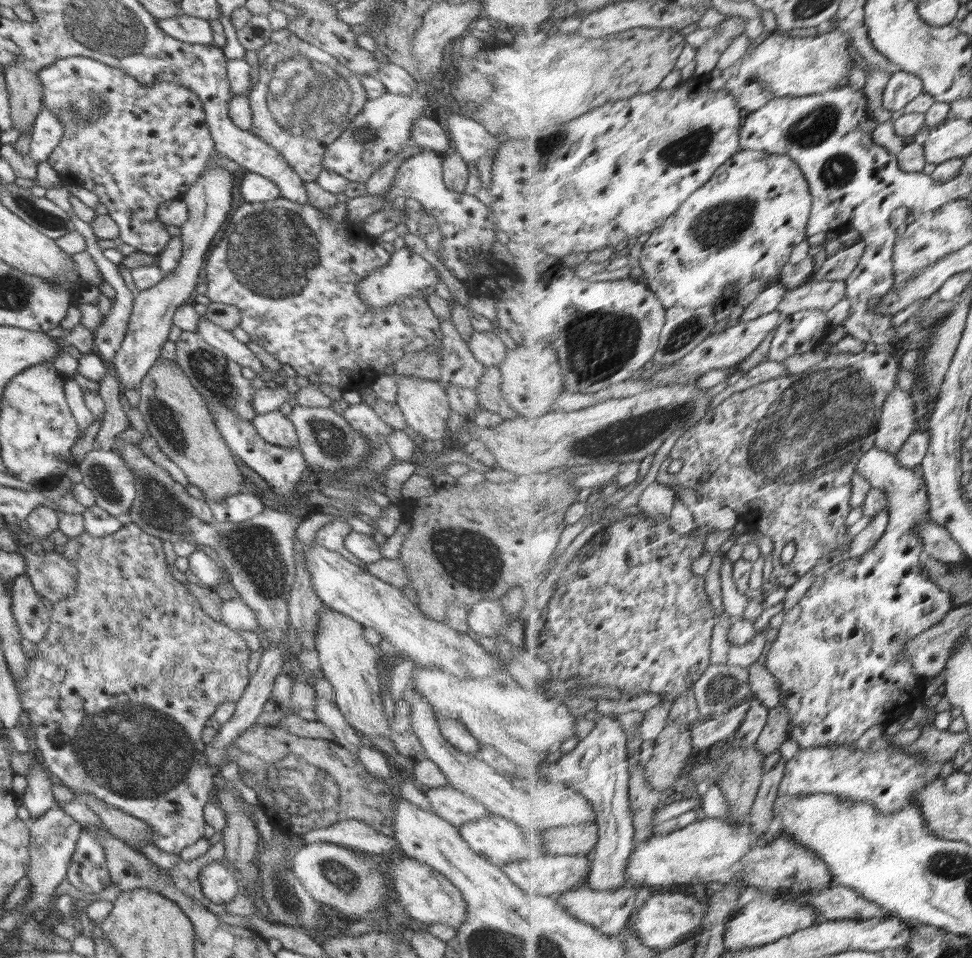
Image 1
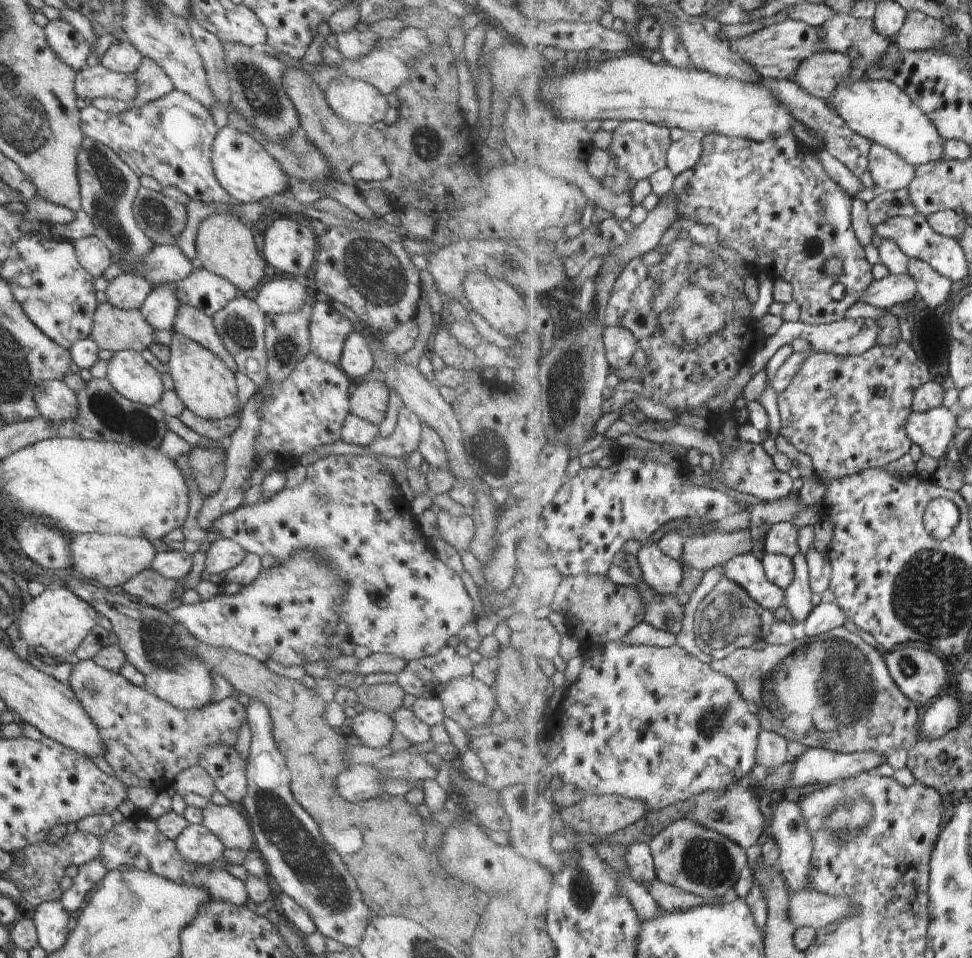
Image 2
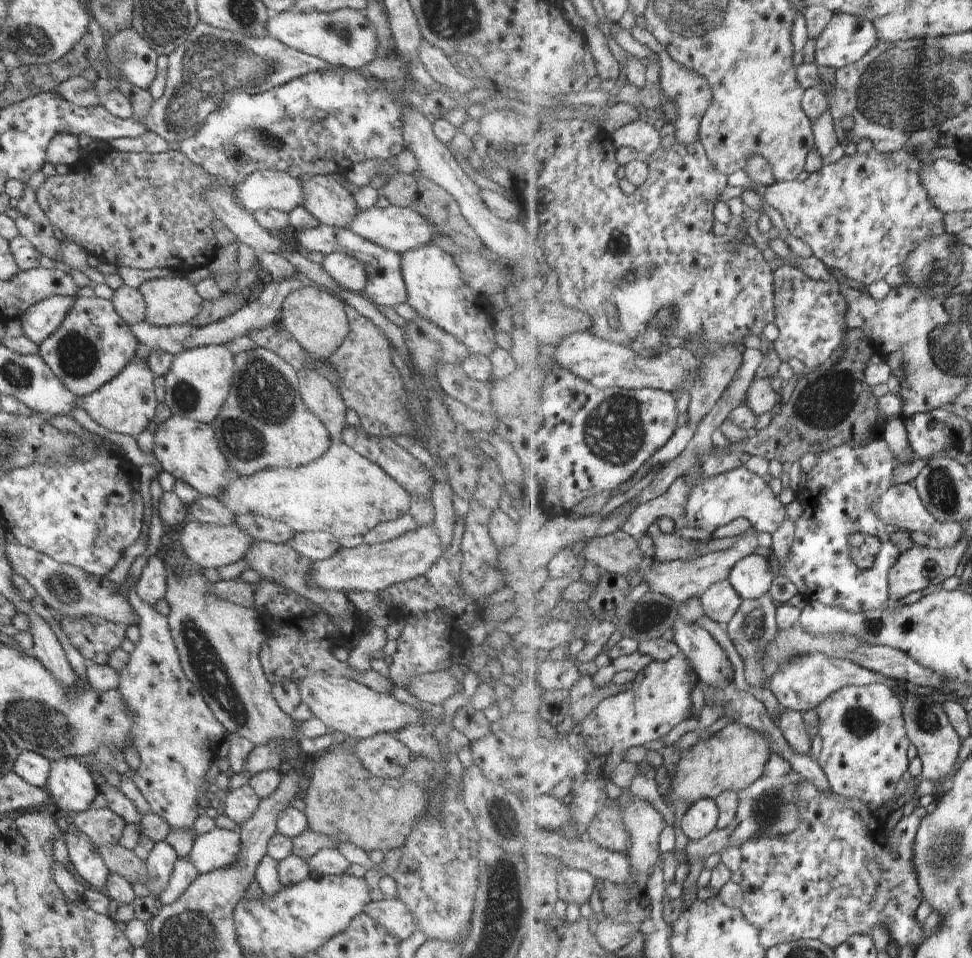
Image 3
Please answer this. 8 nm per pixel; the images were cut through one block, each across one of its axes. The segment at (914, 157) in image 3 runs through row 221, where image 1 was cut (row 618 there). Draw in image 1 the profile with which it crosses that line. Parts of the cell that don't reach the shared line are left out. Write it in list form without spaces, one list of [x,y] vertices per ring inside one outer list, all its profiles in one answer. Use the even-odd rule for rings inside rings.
[[[877,444],[860,460],[857,470],[864,472],[873,488],[884,489],[890,495],[888,530],[870,552],[860,558],[846,557],[817,578],[802,600],[788,611],[766,662],[781,683],[781,705],[787,706],[792,716],[790,738],[798,740],[802,750],[820,746],[856,747],[870,728],[899,722],[902,716],[914,712],[918,702],[925,703],[925,678],[915,672],[911,658],[901,657],[916,636],[943,622],[956,608],[948,592],[923,574],[927,553],[916,525],[931,516],[926,478],[901,466],[896,455]]]

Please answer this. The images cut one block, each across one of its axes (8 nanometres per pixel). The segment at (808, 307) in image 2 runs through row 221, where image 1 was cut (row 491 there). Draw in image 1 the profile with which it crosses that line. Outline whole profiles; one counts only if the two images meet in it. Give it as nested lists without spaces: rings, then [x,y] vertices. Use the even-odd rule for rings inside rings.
[[[879,348],[874,352],[859,352],[858,354],[844,354],[834,350],[830,354],[830,358],[826,358],[824,362],[820,362],[817,366],[812,366],[810,370],[803,372],[801,375],[789,375],[782,376],[757,386],[750,387],[745,391],[734,393],[728,397],[722,404],[718,405],[715,409],[708,411],[708,414],[694,427],[688,429],[682,437],[680,437],[671,453],[668,455],[663,465],[660,468],[657,481],[660,484],[668,486],[683,486],[683,491],[691,490],[693,493],[708,498],[724,498],[725,504],[730,508],[733,508],[738,512],[740,520],[751,530],[759,530],[761,533],[765,533],[766,536],[770,536],[775,540],[775,550],[773,552],[773,562],[775,565],[774,571],[771,575],[771,582],[779,586],[785,586],[790,588],[794,586],[802,576],[806,576],[826,554],[834,552],[834,550],[840,548],[846,540],[852,538],[851,527],[846,525],[846,518],[850,516],[852,512],[852,497],[854,491],[854,478],[858,471],[860,460],[873,448],[876,444],[877,437],[875,436],[880,431],[880,421],[882,421],[882,415],[884,410],[884,403],[888,399],[888,395],[898,387],[898,370],[901,367],[901,356],[899,352],[895,352],[890,348]],[[674,460],[684,461],[684,466],[678,474],[670,476],[668,473],[668,466],[670,462]],[[711,473],[708,482],[702,482],[700,478],[704,474]],[[788,544],[797,545],[797,552],[792,562],[784,565],[782,562],[782,554],[784,554],[784,548]]]

